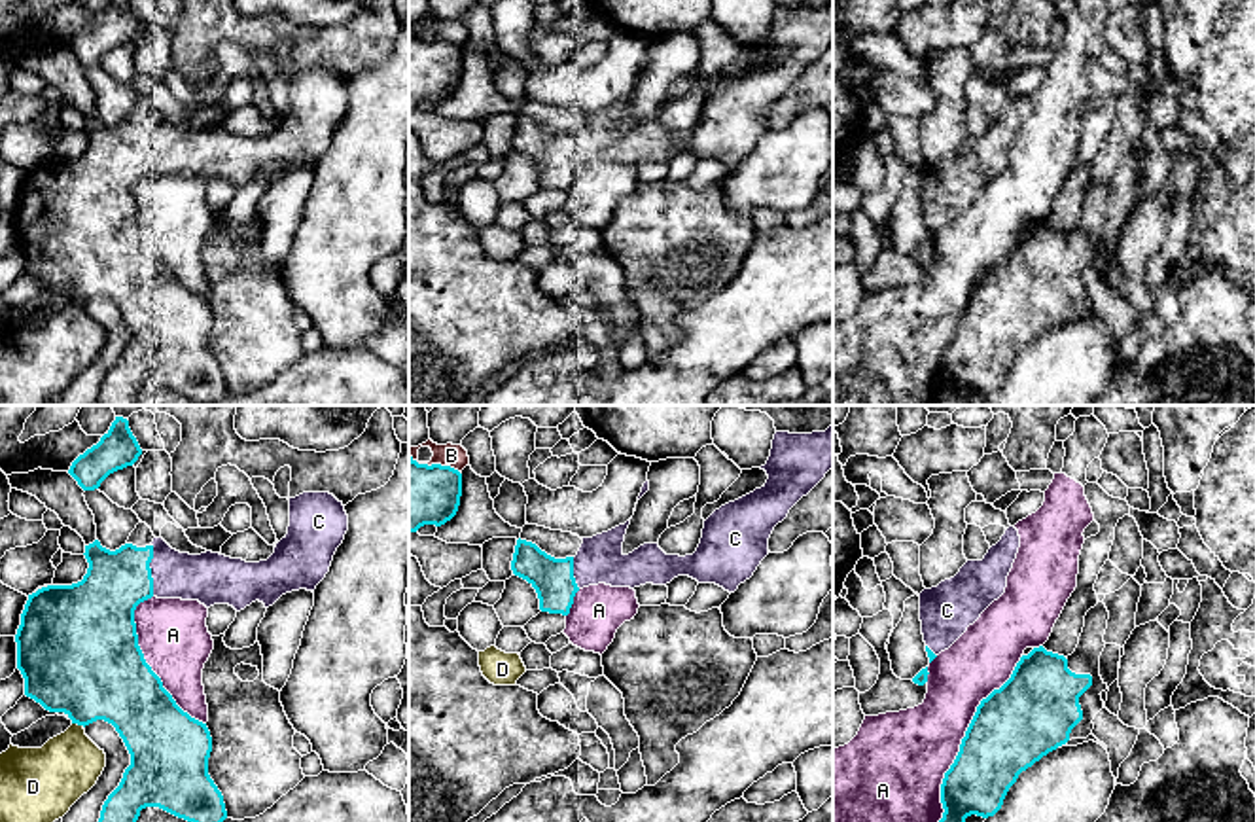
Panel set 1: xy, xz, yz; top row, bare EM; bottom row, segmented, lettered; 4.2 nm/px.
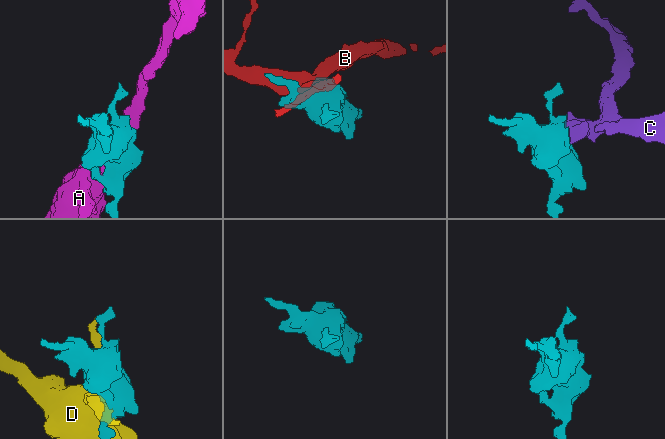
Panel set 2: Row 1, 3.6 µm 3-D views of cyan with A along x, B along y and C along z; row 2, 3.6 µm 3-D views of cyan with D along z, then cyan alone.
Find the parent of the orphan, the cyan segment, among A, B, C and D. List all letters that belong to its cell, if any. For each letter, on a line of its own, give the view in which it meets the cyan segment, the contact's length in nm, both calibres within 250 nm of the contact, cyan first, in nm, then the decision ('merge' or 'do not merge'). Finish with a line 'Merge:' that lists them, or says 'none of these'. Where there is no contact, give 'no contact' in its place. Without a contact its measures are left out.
A: meets cyan in yz; contact 800 nm long; 360 nm thick on the cyan side, 380 nm on the other; do not merge
B: meets cyan in xz; contact 240 nm long; 280 nm thick on the cyan side, 100 nm on the other; do not merge
C: meets cyan in xy; contact 220 nm long; 280 nm thick on the cyan side, 200 nm on the other; merge
D: meets cyan in xy; contact 60 nm long; 440 nm thick on the cyan side, 280 nm on the other; do not merge
Merge: C

